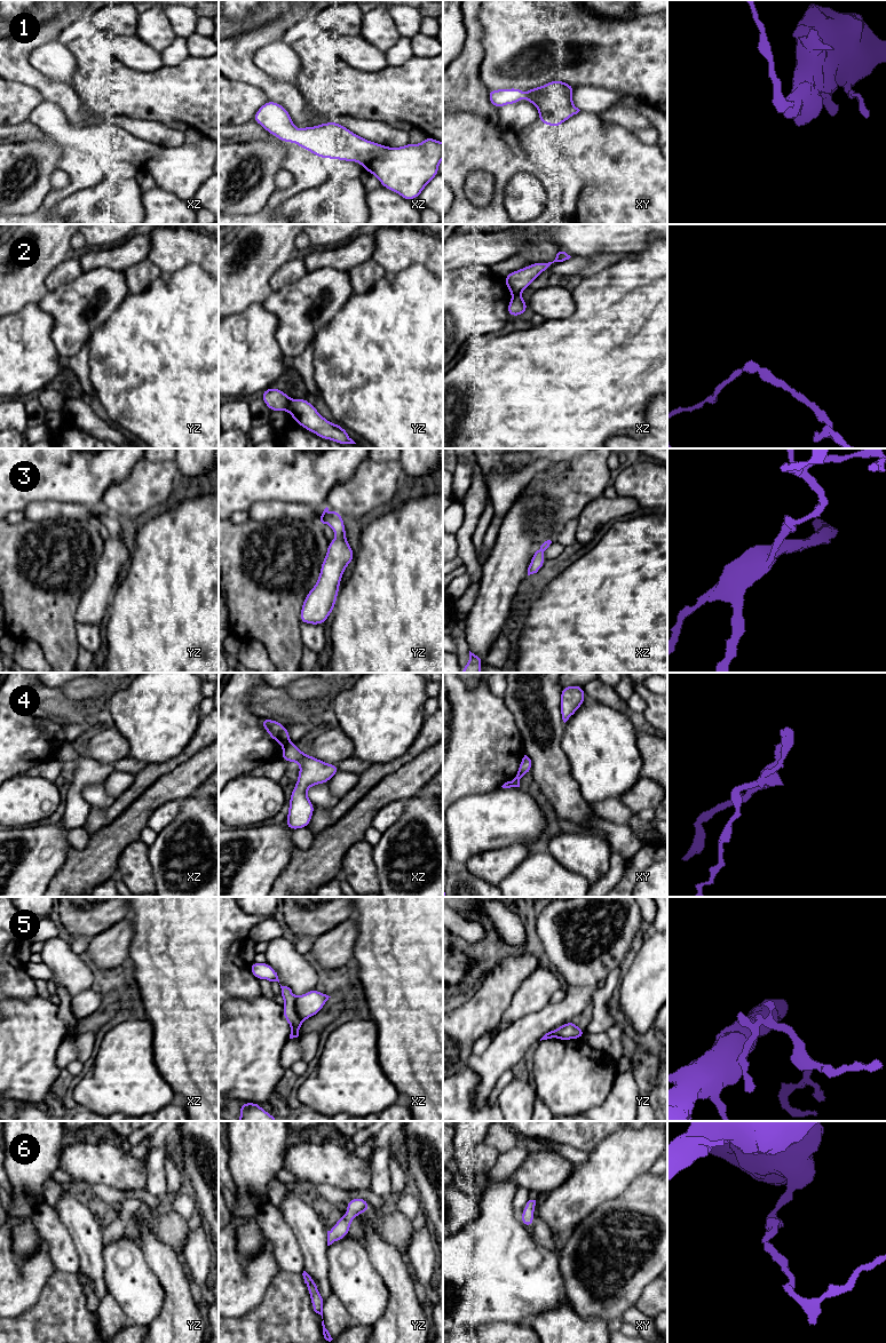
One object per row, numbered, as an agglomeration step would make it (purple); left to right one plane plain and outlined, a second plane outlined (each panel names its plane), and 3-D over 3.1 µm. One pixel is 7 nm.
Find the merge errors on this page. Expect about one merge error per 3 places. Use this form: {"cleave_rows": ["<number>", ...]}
{"cleave_rows": ["2", "4", "5"]}

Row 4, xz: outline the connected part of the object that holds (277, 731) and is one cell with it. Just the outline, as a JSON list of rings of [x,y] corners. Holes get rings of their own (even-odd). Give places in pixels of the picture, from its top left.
[[[261,718],[260,724],[268,731],[269,737],[278,741],[282,747],[285,748],[291,744],[288,731],[282,723],[274,720]]]

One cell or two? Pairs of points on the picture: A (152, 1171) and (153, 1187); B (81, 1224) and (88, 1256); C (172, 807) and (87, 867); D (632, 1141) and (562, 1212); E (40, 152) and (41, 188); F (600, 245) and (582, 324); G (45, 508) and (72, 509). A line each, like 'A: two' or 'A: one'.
A: one
B: one
C: two
D: one
E: one
F: two
G: one

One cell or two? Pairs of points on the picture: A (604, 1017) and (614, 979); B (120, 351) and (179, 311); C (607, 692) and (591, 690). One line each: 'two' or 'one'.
A: one
B: one
C: one

